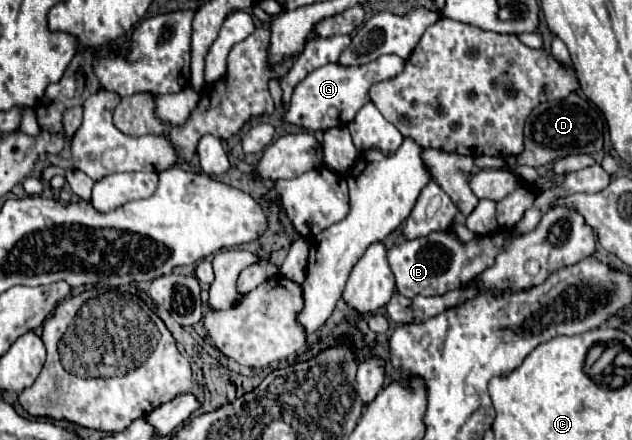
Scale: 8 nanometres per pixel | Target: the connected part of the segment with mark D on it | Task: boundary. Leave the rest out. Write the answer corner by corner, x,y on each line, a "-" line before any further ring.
570,93
562,101
542,103
530,113
526,135
524,135
524,151
516,157
516,163
540,167
554,159
582,153
582,151
586,155
594,155
602,151
602,137
604,137
604,119
600,109
586,97
578,93

